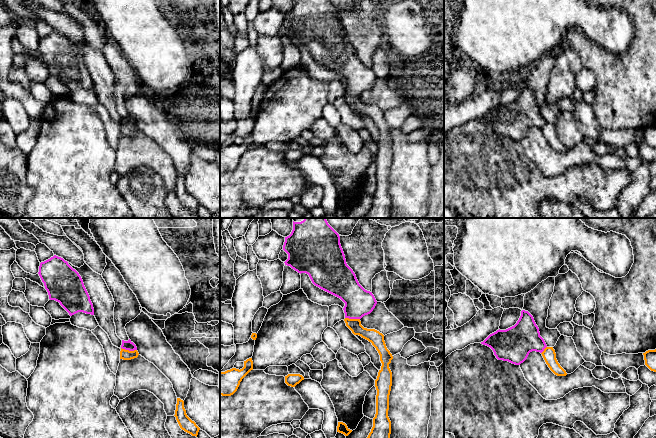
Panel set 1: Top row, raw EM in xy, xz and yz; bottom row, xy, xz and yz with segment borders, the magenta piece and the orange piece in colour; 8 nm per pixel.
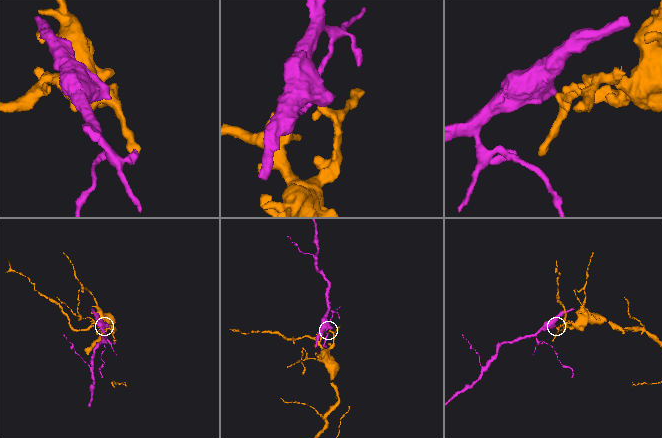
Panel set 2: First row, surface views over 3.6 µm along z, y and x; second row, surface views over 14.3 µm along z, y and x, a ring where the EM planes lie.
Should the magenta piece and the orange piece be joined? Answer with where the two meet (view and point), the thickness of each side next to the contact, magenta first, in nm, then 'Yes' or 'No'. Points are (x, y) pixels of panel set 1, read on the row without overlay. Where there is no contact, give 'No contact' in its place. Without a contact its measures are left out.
Touches magenta at xy (129, 126). Thickness 80 nm (magenta) against 80 nm. No

